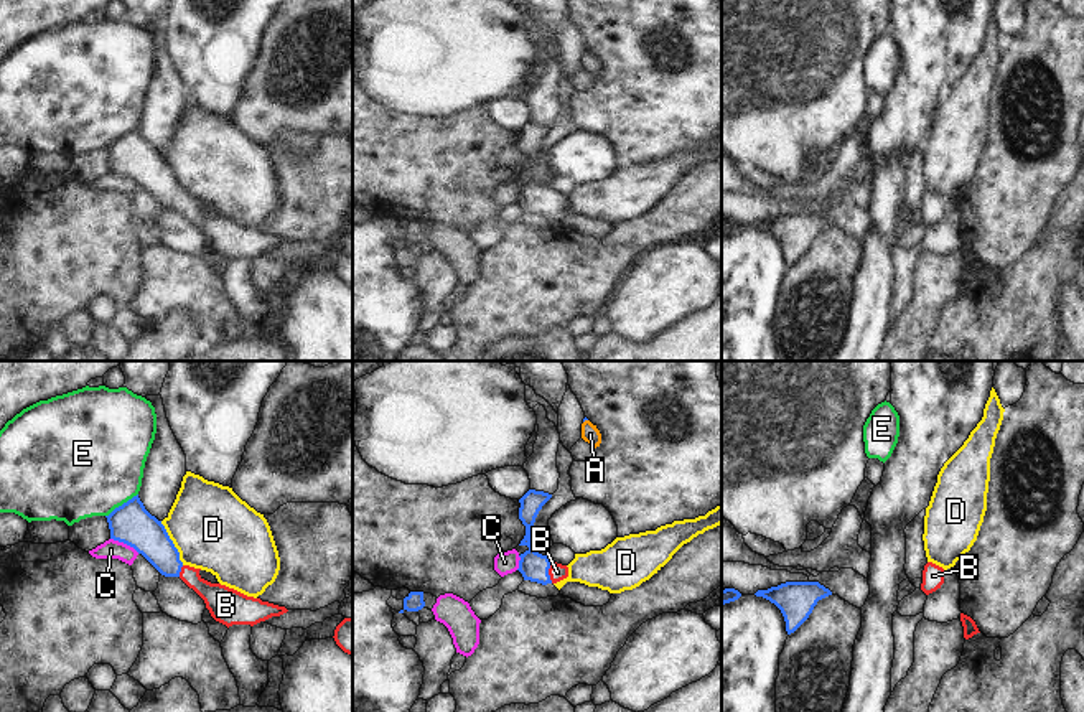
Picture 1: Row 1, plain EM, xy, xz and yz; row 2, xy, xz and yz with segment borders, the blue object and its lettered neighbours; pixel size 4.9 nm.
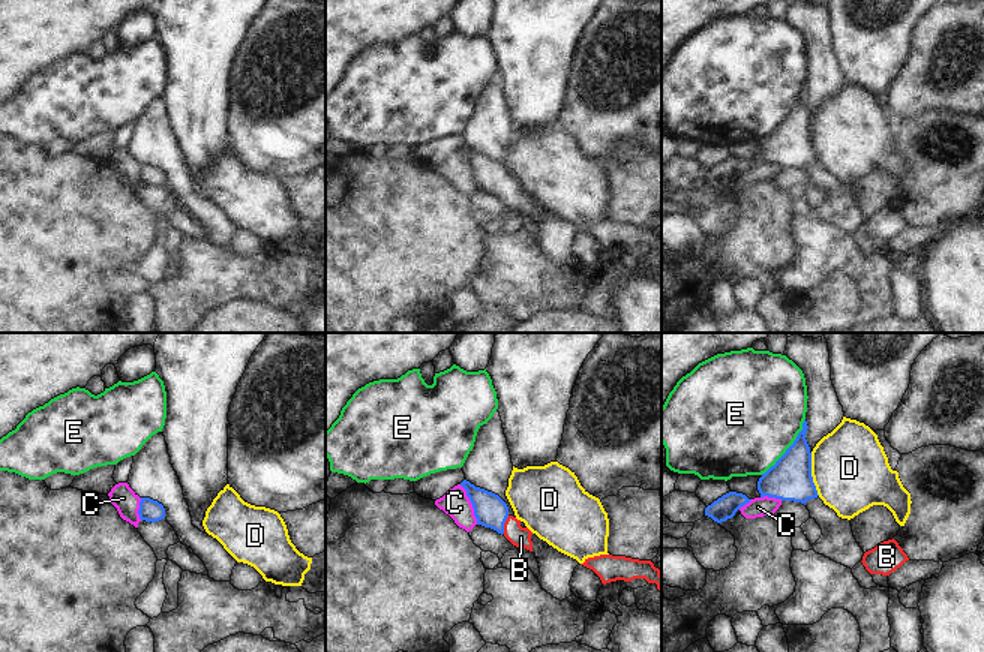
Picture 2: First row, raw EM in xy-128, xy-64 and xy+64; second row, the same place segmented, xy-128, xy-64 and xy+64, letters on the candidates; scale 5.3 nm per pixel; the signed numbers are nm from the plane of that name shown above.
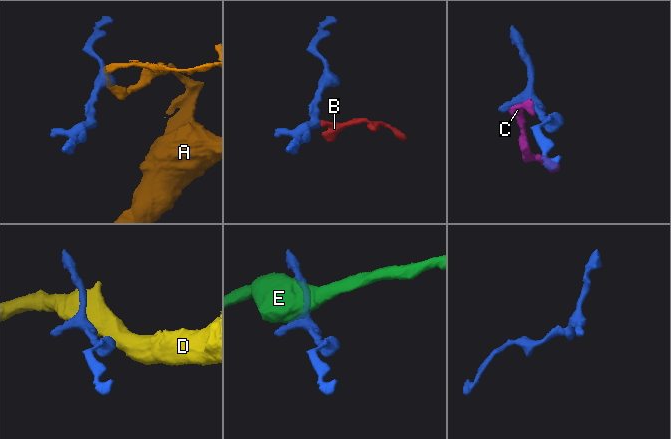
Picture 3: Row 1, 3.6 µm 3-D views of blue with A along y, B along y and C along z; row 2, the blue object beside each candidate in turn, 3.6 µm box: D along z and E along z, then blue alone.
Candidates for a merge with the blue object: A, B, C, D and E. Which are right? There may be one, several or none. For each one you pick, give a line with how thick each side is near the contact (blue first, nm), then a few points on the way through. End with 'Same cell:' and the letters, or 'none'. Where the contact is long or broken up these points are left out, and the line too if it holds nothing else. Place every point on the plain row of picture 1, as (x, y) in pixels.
B: 140/90 nm | across xz (532, 196), (547, 203), (557, 203)
Same cell: B

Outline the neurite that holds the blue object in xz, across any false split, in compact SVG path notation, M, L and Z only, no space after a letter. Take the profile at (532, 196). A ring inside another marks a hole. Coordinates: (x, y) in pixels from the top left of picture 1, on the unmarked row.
M529 120L521 130L519 150L526 157L526 166L519 176L527 176L529 180L521 185L519 203L524 211L537 213L542 216L557 214L568 208L568 198L550 193L547 186L535 183L530 178L530 160L542 137L552 129L552 125L544 122Z

